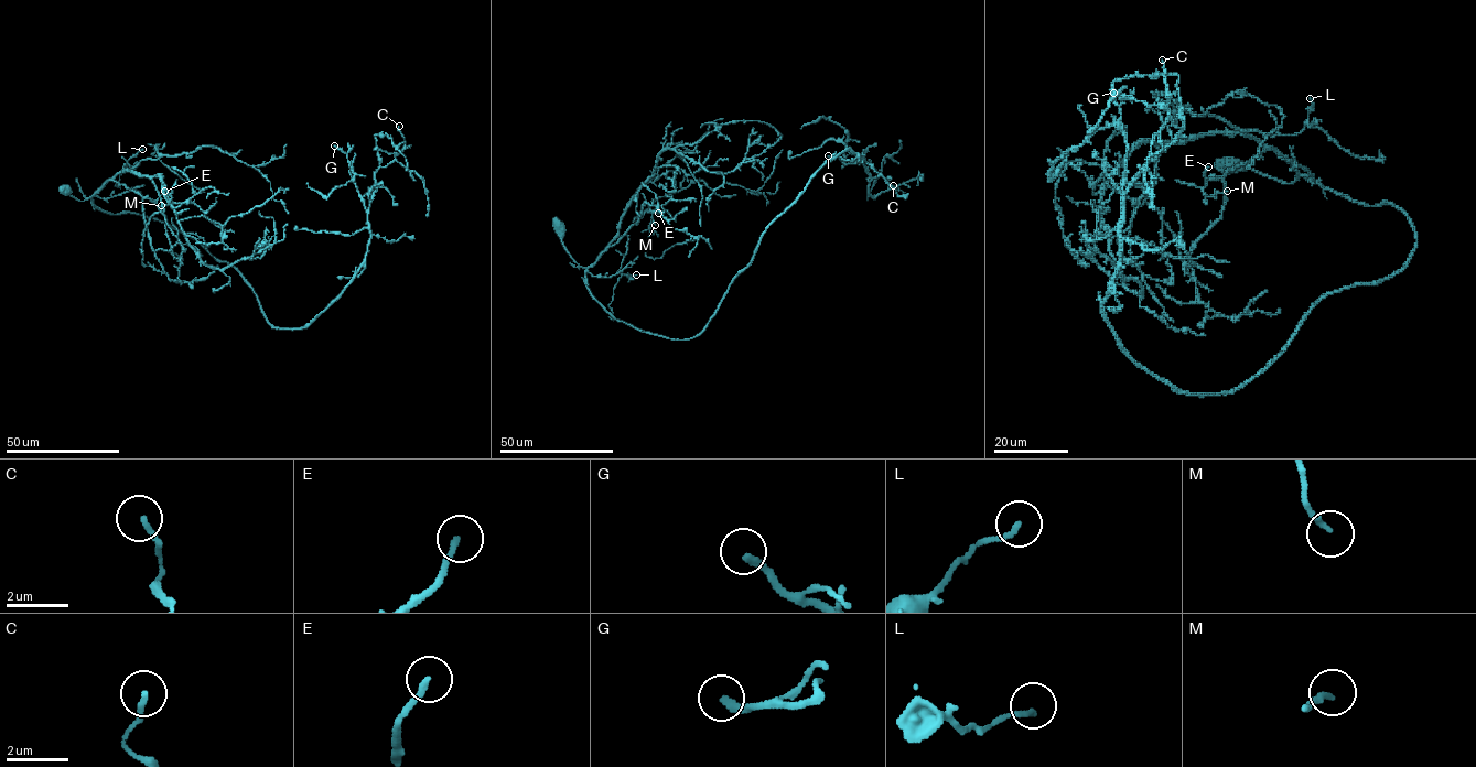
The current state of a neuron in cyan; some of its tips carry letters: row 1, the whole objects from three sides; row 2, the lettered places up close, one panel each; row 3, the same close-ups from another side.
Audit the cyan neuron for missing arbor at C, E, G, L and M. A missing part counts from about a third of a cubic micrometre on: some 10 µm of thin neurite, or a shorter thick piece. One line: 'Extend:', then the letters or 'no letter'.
Extend: G

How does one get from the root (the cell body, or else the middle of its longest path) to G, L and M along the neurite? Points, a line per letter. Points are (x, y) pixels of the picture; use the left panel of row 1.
G: (65, 190), (195, 238), (238, 272), (271, 325), (302, 328), (352, 279), (370, 236), (347, 155), (334, 146)
L: (65, 190), (72, 196), (84, 201), (125, 170), (135, 169), (132, 172), (124, 165), (142, 149)
M: (65, 190), (72, 196), (84, 201), (112, 180), (154, 200), (158, 208), (161, 205)

